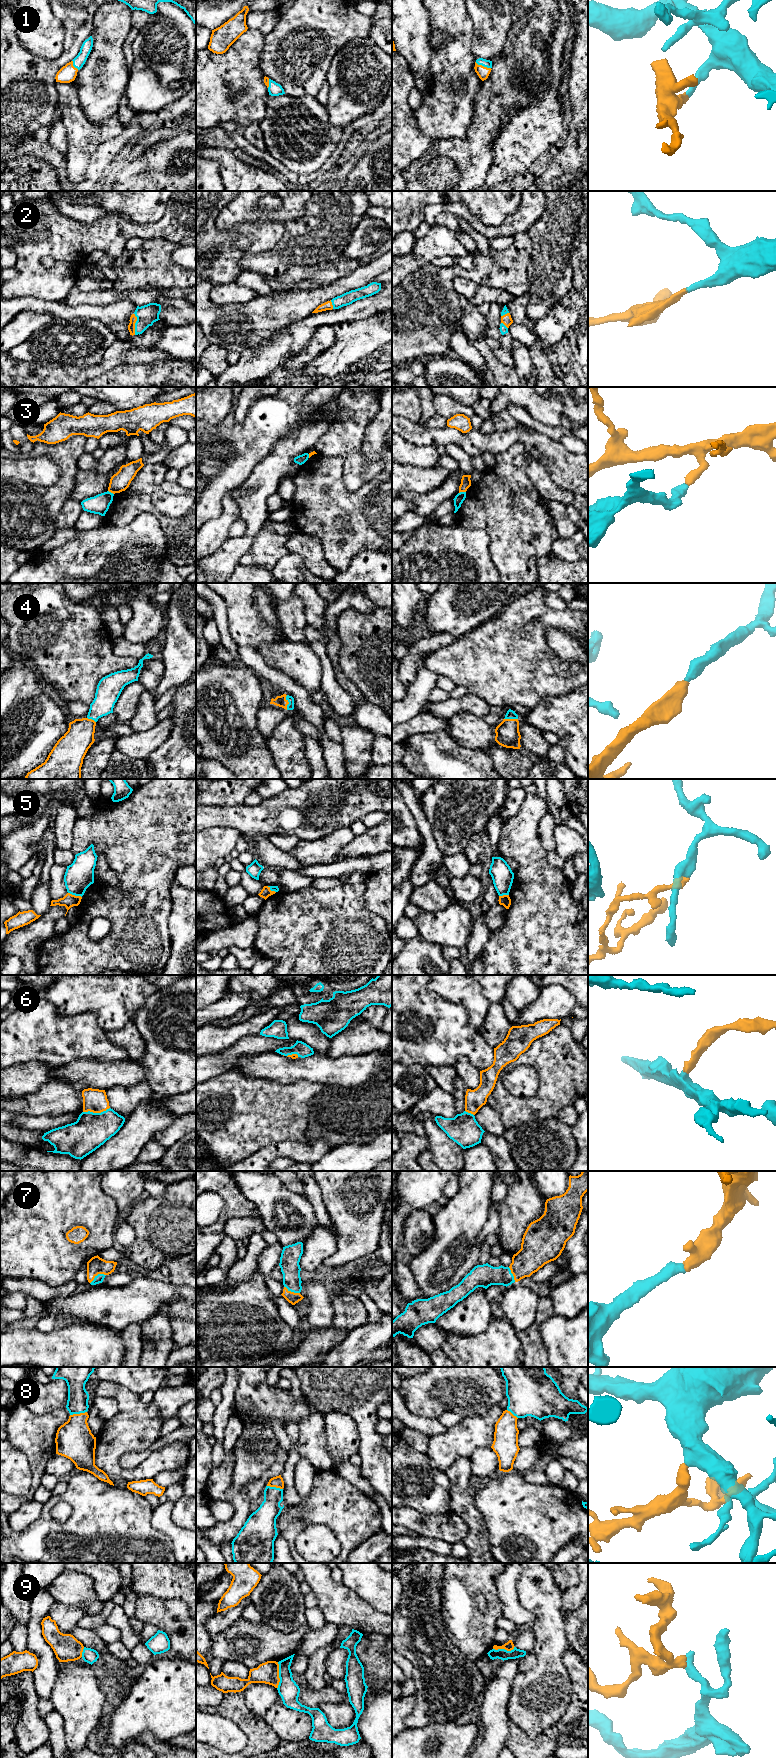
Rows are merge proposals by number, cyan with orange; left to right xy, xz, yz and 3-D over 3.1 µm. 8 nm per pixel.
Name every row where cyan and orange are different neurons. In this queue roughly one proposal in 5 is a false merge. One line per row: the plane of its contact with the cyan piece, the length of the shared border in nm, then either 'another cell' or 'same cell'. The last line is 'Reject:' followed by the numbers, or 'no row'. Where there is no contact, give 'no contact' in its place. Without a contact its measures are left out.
1: meets cyan in yz; contact 140 nm long; same cell
2: meets cyan in xy; contact 180 nm long; same cell
3: meets cyan in yz; contact 60 nm long; another cell
4: meets cyan in xz; contact 120 nm long; same cell
5: meets cyan in xy; contact 120 nm long; another cell
6: meets cyan in xy; contact 220 nm long; same cell
7: meets cyan in xy; contact 150 nm long; same cell
8: meets cyan in xy; contact 140 nm long; same cell
9: meets cyan in xz; contact 220 nm long; another cell
Reject: 3, 5, 9

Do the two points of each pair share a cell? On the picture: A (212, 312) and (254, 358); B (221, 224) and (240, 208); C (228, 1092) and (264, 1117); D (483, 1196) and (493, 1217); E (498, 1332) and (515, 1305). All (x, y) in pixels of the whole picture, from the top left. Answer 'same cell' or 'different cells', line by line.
A: different cells
B: same cell
C: same cell
D: different cells
E: different cells

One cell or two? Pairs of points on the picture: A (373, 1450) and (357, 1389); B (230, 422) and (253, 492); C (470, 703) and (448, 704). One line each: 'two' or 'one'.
A: one
B: two
C: one

